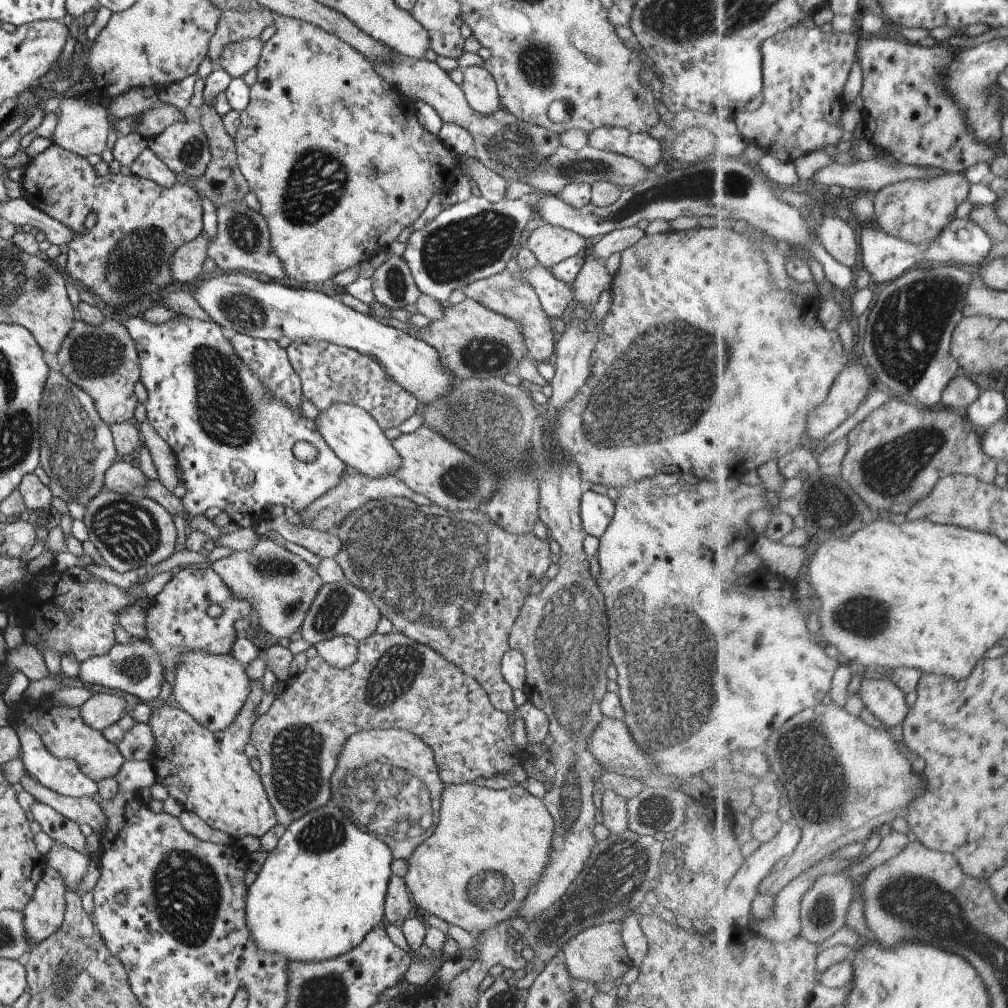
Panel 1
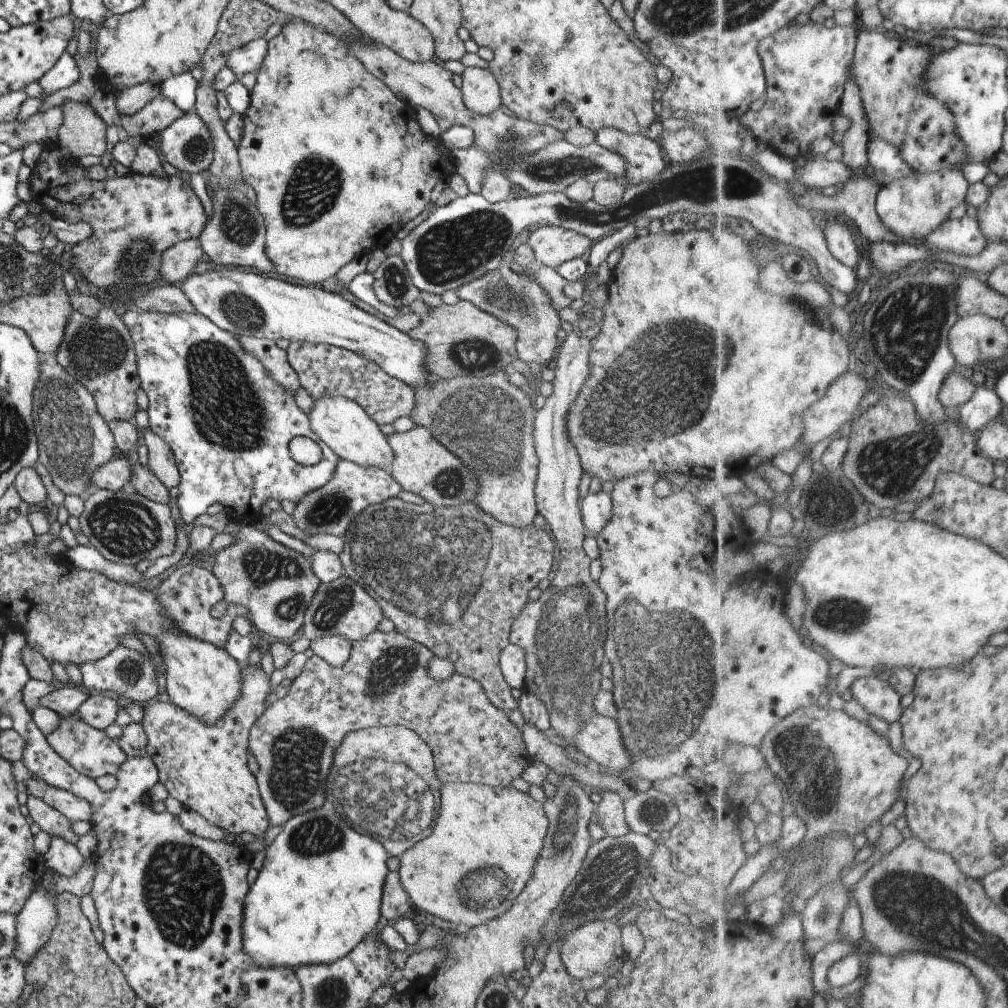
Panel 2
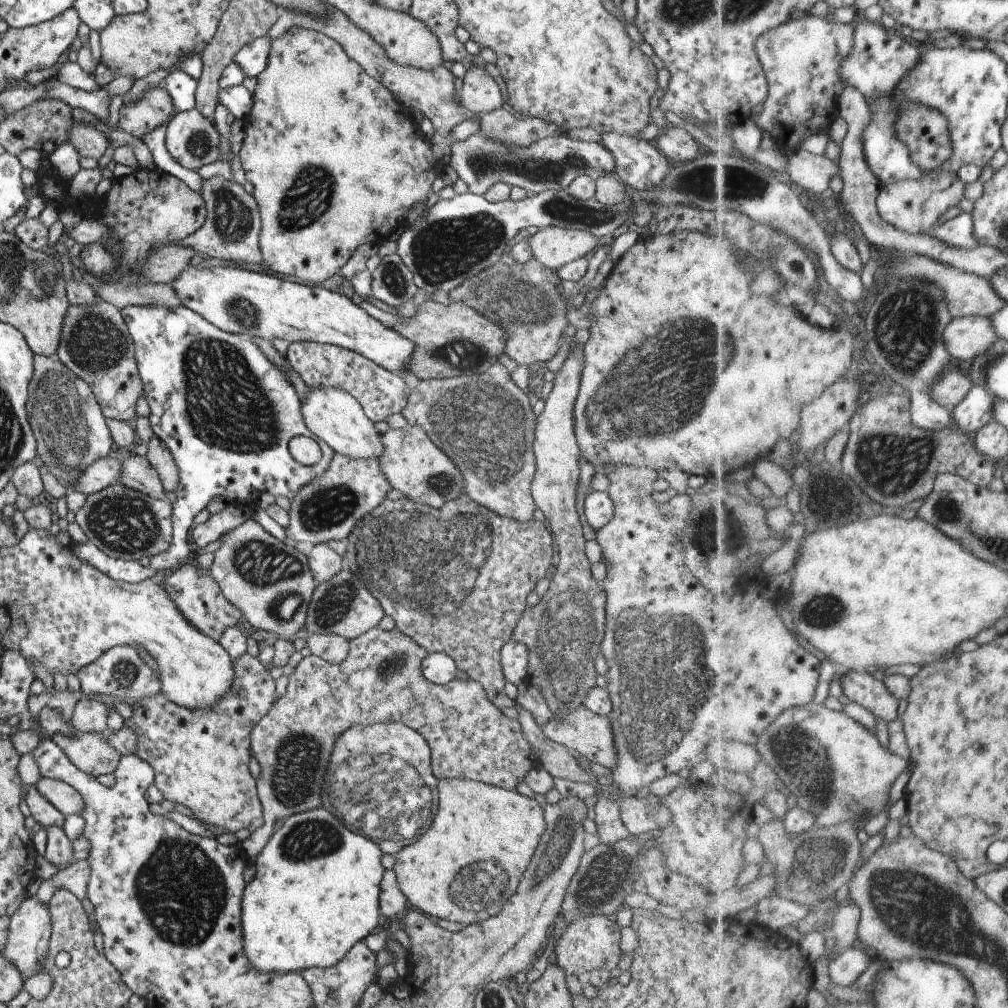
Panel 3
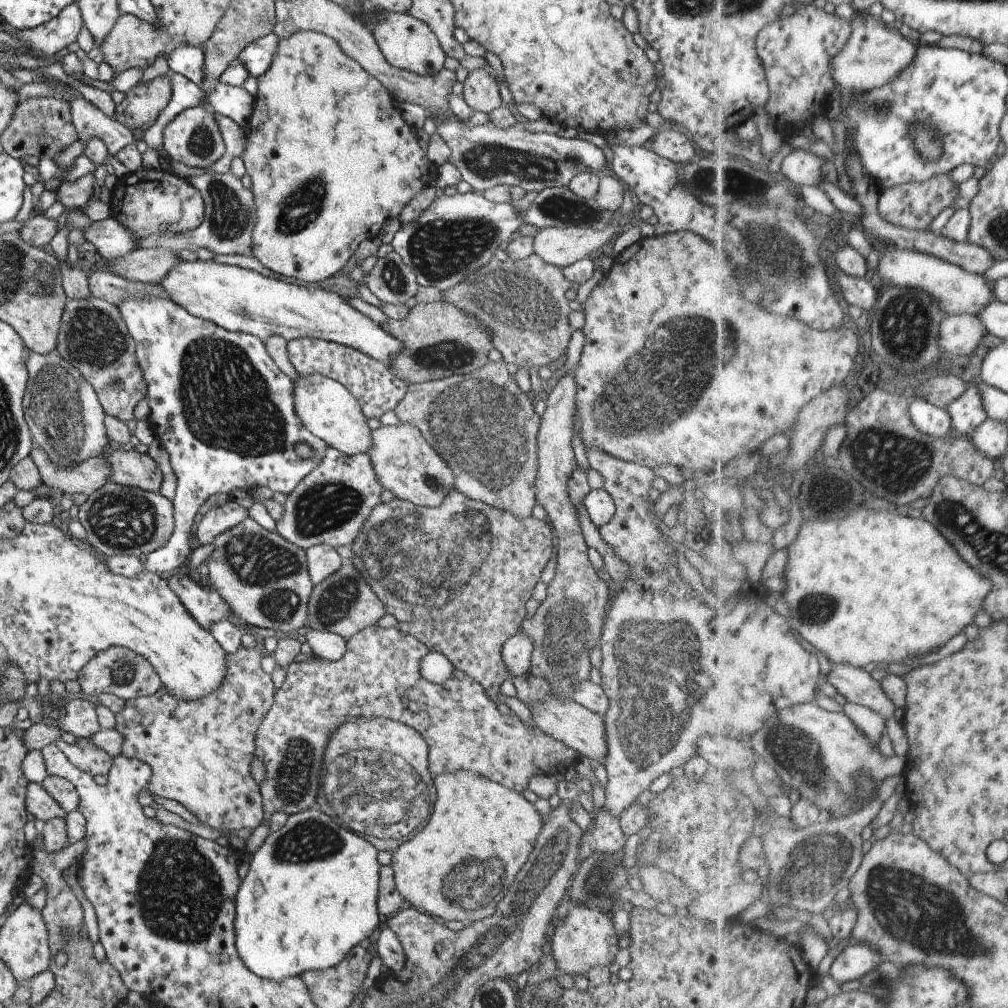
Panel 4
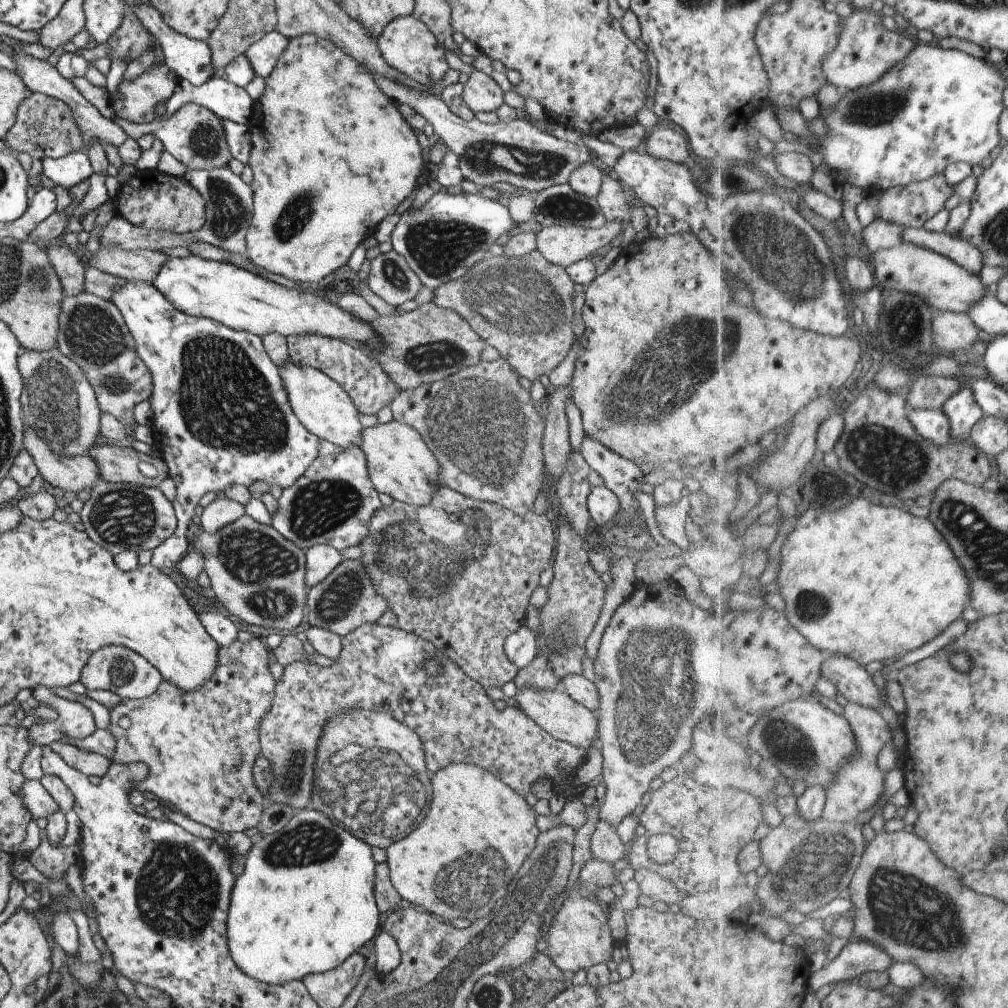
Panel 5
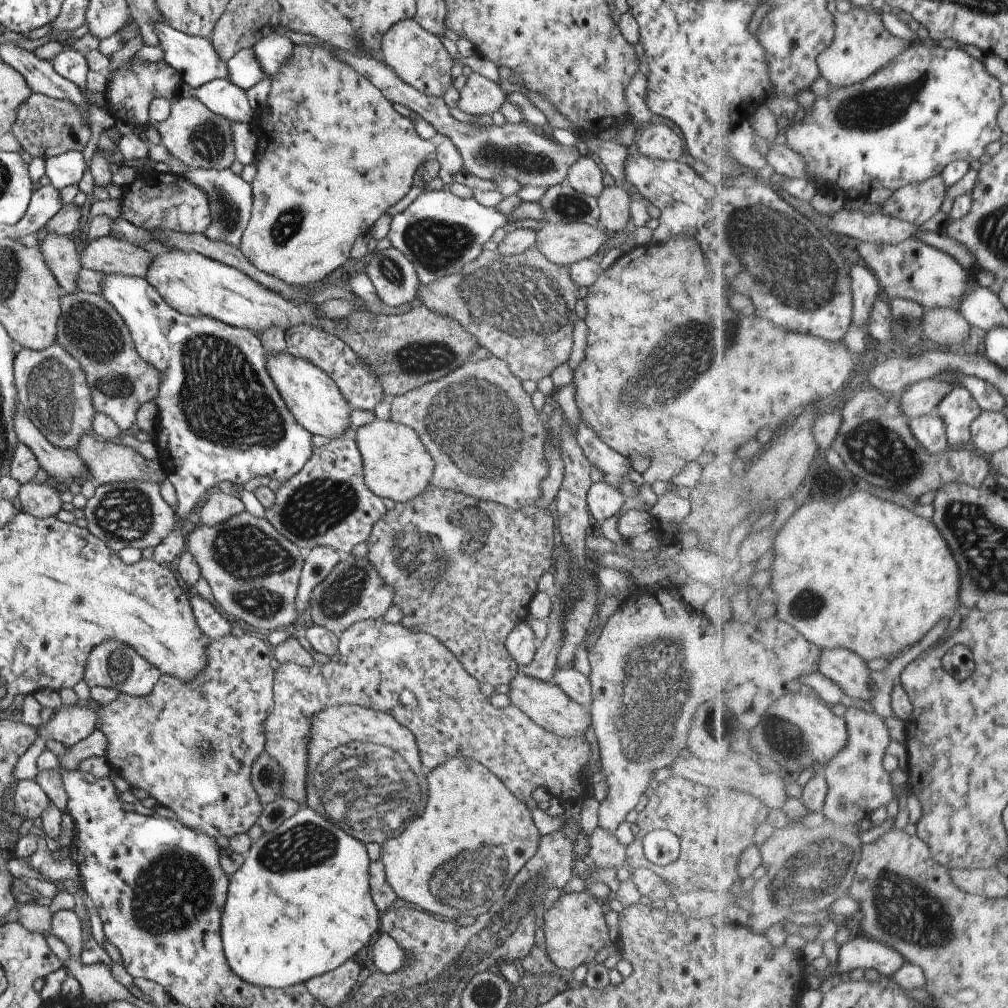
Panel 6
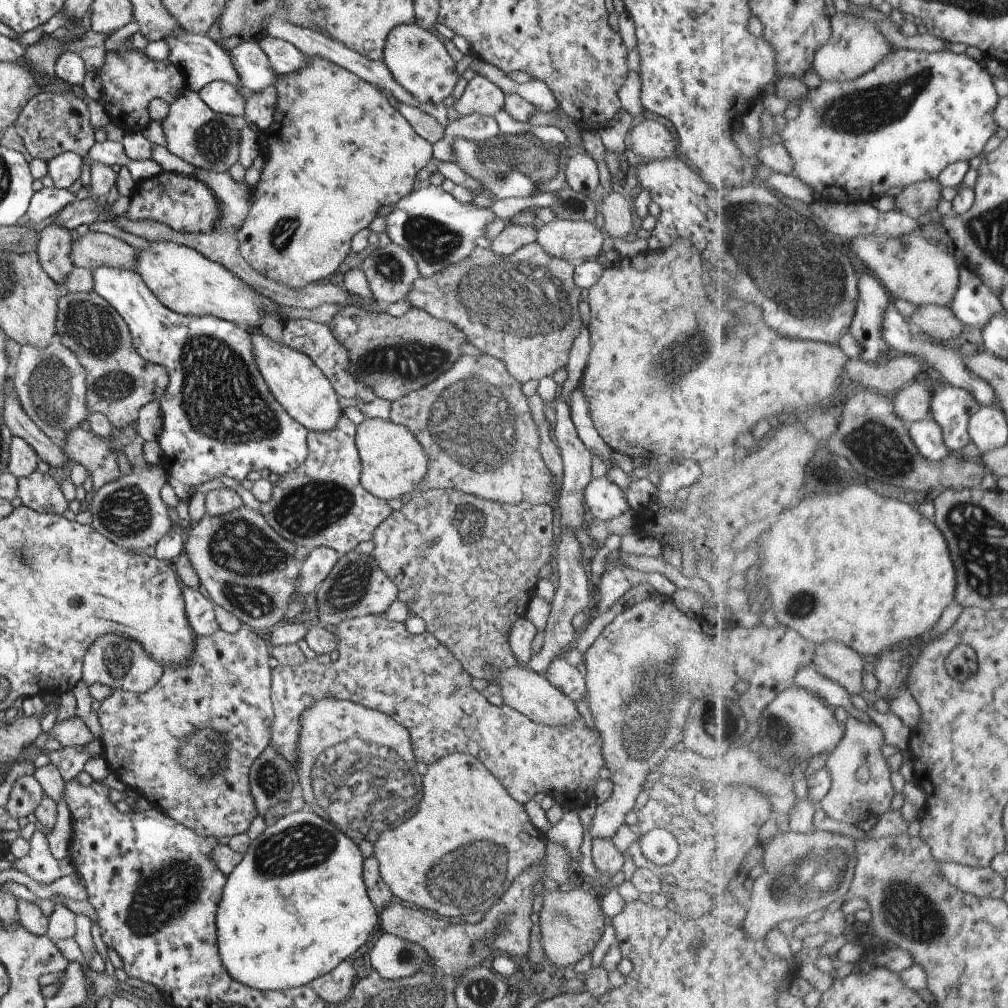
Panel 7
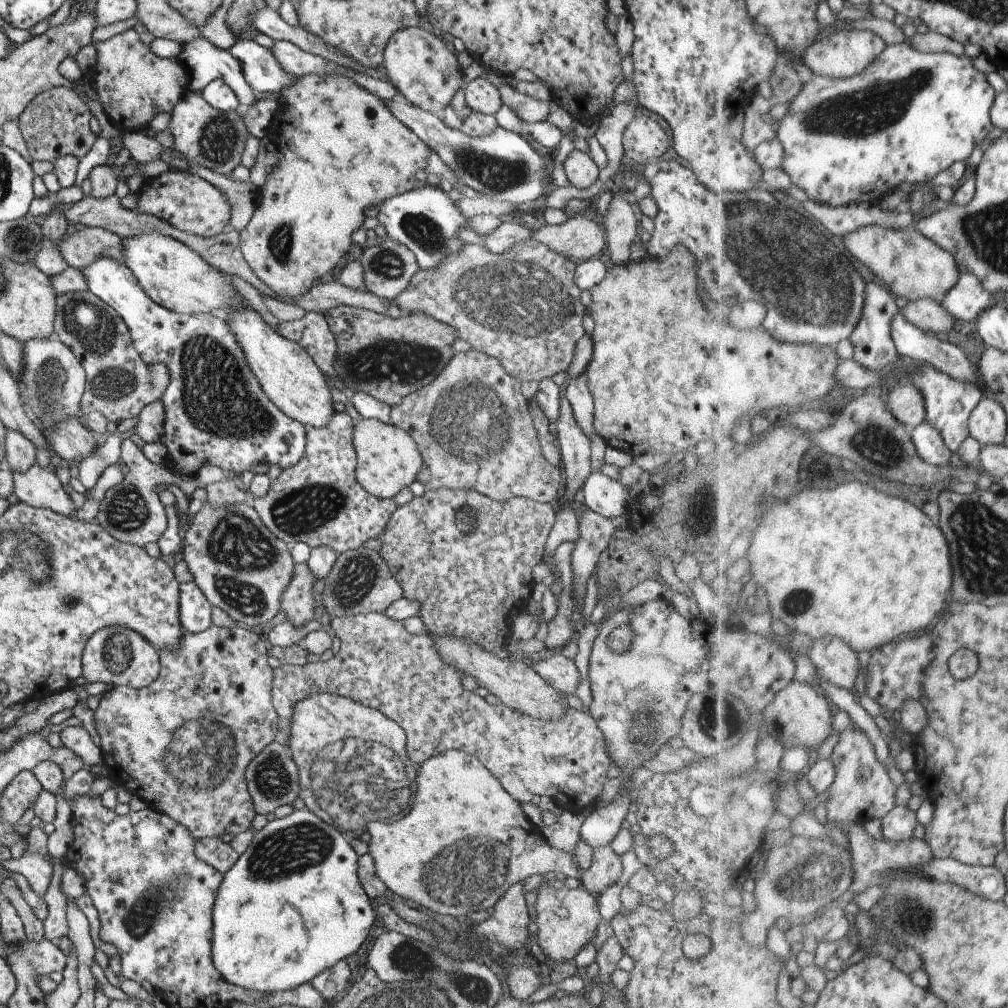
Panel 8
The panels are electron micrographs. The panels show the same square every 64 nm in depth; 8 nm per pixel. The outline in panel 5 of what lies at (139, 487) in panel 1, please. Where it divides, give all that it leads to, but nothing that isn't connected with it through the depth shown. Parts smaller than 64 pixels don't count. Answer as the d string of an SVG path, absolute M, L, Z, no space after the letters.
M27 424L23 427L23 449L33 459L43 482L63 492L91 490L100 480L97 464L90 455L57 456L49 452L45 442L41 442Z

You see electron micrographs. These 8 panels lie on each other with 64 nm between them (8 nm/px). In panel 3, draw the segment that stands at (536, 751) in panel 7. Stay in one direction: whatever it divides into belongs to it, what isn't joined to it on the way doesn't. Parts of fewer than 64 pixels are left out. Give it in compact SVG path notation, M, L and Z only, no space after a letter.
M375 627L348 640L347 656L339 664L328 663L314 655L302 657L295 664L293 672L288 674L285 692L275 697L267 714L249 732L250 756L259 763L256 790L264 821L261 828L250 831L250 836L238 843L246 859L263 850L278 819L320 806L329 754L338 734L352 726L394 722L413 728L429 740L430 768L437 780L472 780L507 790L514 790L523 781L523 776L533 768L534 758L531 746L521 732L520 722L505 717L495 708L483 687L473 679L453 678L442 685L429 682L421 672L421 660L425 656L427 652L422 646L397 629L386 631Z

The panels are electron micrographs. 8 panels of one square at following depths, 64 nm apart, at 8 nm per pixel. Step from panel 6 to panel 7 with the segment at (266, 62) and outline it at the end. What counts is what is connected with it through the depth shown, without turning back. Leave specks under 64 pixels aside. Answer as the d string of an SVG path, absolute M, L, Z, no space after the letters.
M265 35L256 43L265 52L275 76L291 74L291 72L297 72L297 70L307 66L309 55L299 52L298 48L285 42L285 40Z

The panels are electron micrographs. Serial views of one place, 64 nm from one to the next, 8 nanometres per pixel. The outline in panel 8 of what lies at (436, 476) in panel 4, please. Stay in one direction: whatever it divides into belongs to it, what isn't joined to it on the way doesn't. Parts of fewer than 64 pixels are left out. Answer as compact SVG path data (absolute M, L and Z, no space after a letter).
M360 419L353 423L352 444L356 454L355 480L369 494L382 499L392 499L399 490L408 488L423 460L415 442L401 428L375 419Z

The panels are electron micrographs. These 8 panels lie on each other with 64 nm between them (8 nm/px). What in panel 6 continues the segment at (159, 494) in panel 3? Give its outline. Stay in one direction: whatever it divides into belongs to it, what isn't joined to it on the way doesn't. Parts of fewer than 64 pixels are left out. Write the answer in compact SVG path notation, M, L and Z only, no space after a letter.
M83 434L77 440L77 448L72 450L81 458L81 462L87 466L90 479L97 485L114 484L126 480L145 480L161 484L166 478L162 463L158 459L147 460L127 444L117 445L111 441L101 440L94 434Z

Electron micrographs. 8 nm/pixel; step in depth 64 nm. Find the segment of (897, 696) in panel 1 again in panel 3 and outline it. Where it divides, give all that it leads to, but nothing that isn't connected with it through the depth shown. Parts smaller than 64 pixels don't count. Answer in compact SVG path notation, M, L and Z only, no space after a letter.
M851 670L843 675L841 684L849 701L868 708L887 723L899 719L899 700L895 694L891 694L881 675Z

